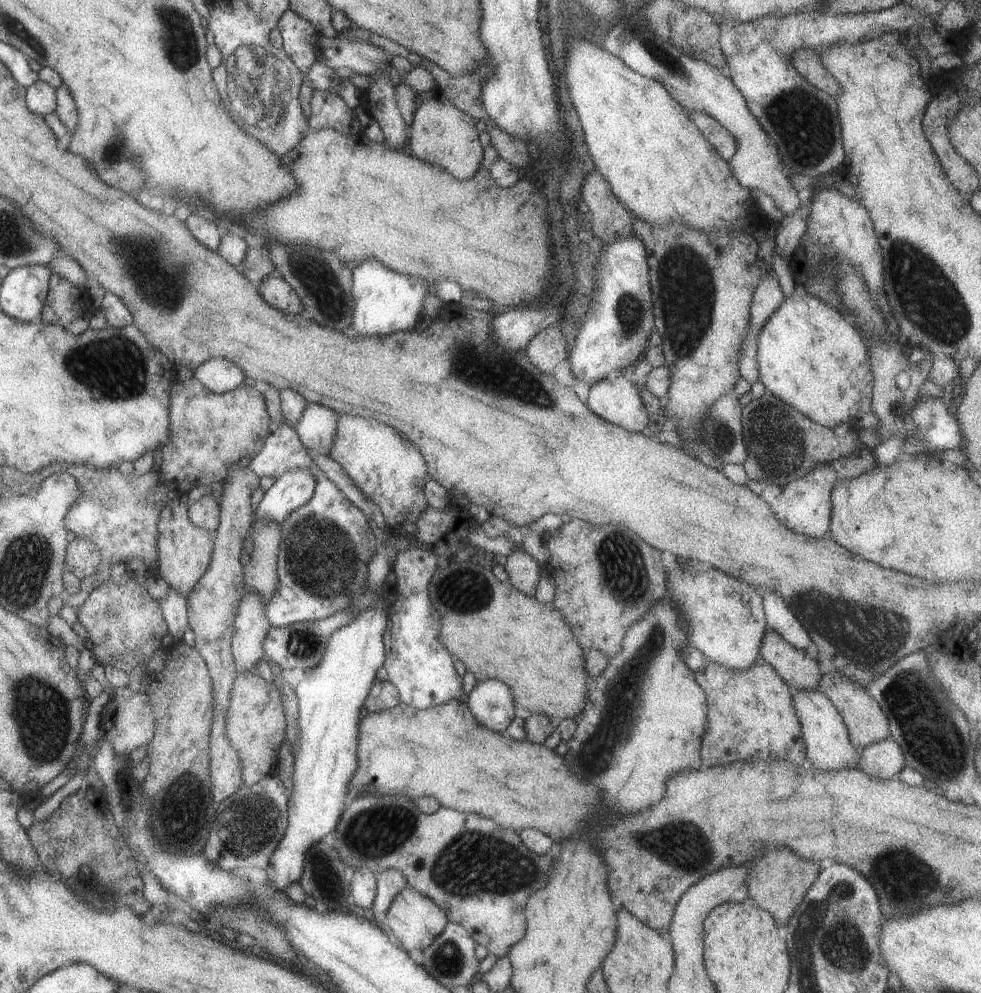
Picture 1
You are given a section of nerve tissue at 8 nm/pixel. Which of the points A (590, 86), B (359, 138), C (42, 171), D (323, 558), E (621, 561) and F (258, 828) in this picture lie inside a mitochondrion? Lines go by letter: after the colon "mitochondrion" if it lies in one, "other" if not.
A: other
B: other
C: other
D: mitochondrion
E: mitochondrion
F: mitochondrion

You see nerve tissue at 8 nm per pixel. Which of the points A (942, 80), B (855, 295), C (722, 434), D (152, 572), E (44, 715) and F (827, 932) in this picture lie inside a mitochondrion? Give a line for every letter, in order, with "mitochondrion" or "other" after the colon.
A: other
B: other
C: mitochondrion
D: other
E: mitochondrion
F: mitochondrion

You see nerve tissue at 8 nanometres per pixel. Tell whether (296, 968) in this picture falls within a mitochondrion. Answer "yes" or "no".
no

